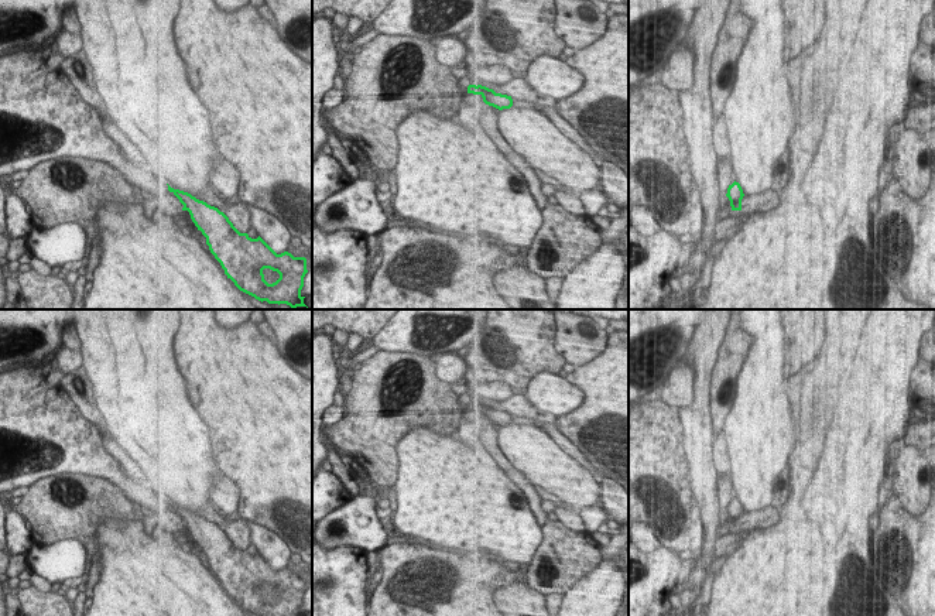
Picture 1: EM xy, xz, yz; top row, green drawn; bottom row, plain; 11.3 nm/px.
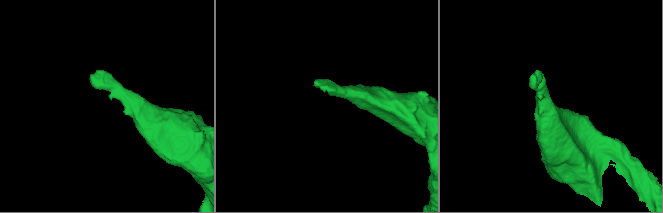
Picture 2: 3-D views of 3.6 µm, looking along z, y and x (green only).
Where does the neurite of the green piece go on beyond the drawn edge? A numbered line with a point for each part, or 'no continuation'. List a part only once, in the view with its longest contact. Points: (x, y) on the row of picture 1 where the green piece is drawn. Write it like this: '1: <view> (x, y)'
1: xz (469, 99)

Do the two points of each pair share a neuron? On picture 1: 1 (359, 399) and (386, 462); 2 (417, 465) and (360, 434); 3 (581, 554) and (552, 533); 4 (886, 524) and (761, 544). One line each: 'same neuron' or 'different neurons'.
1: same neuron
2: different neurons
3: same neuron
4: different neurons

